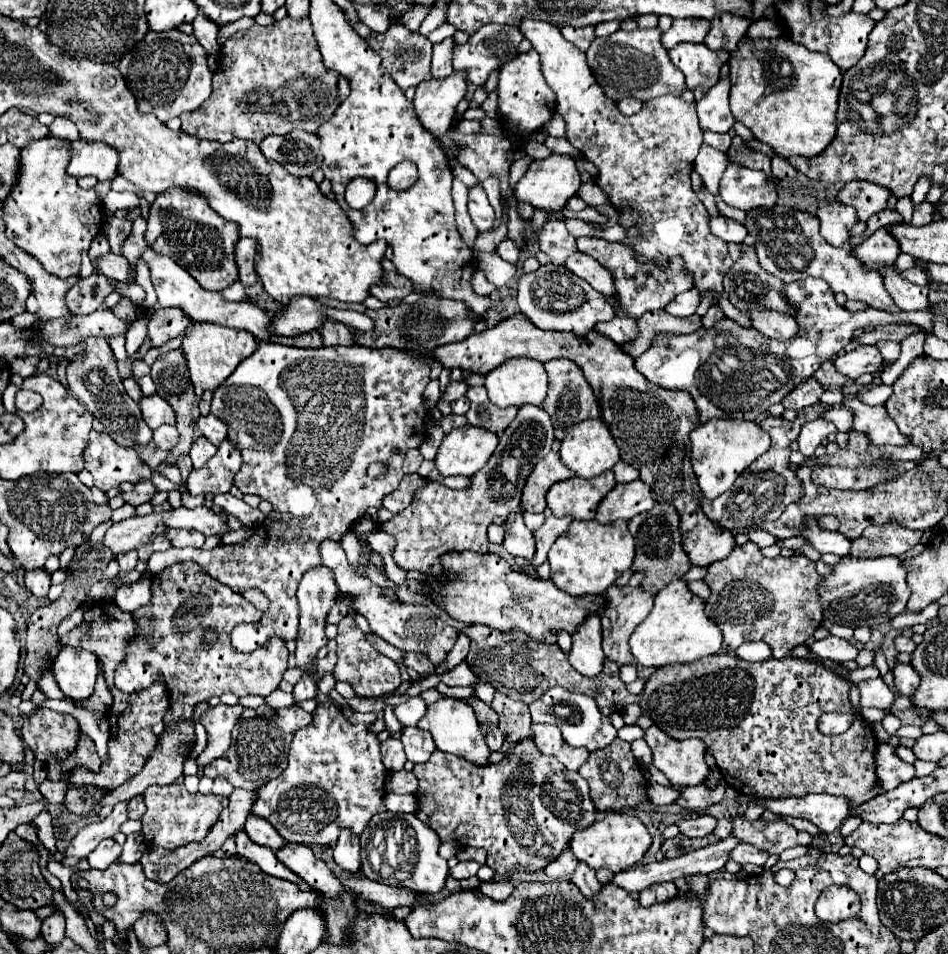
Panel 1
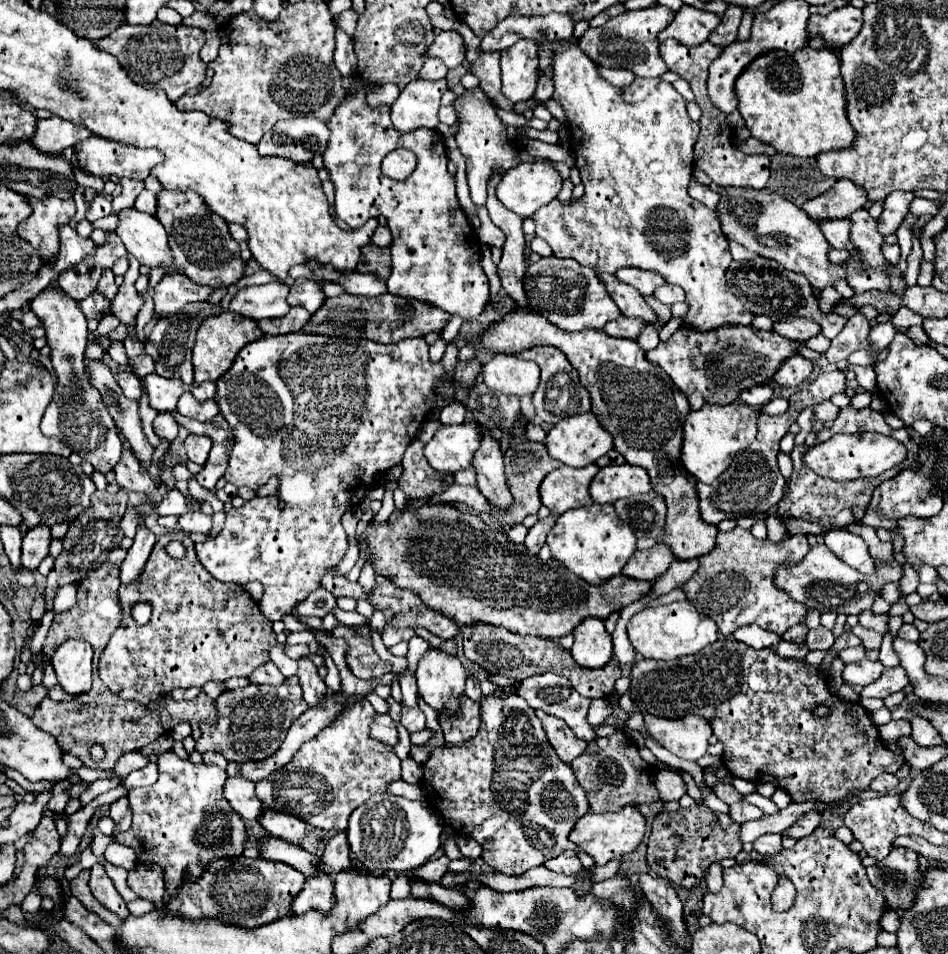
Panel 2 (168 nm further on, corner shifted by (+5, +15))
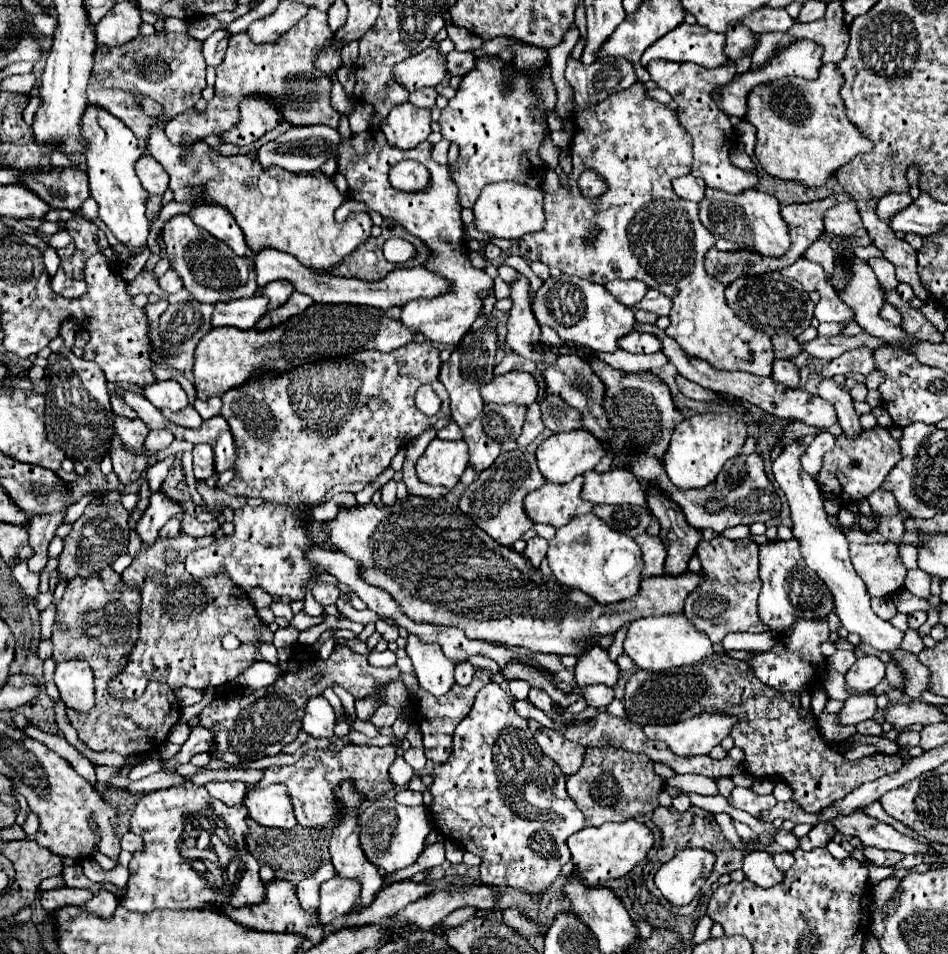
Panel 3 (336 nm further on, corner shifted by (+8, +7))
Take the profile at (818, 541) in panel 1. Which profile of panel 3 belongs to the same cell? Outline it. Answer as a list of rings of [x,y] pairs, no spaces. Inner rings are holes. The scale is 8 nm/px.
[[[851,544],[851,564],[865,582],[869,596],[889,598],[905,584],[907,568],[895,544]]]

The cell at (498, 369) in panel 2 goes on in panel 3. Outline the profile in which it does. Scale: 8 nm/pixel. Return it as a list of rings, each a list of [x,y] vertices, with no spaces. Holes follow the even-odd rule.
[[[509,372],[481,386],[481,398],[493,404],[523,404],[537,402],[537,380],[525,372]]]

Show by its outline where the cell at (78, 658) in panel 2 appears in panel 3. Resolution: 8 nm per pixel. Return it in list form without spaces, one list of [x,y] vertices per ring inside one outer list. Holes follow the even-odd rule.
[[[69,660],[57,664],[55,684],[67,708],[89,712],[95,704],[93,672],[85,660]]]

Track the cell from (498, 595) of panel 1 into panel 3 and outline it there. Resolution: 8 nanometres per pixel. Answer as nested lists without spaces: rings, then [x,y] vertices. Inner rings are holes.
[[[407,496],[395,504],[367,504],[341,508],[333,520],[325,522],[325,532],[329,536],[329,546],[341,550],[349,558],[359,562],[359,574],[367,584],[383,588],[399,604],[401,612],[413,622],[433,624],[433,626],[455,626],[465,630],[471,640],[485,640],[503,646],[521,646],[531,652],[553,652],[553,654],[573,654],[581,656],[585,650],[601,636],[615,634],[621,626],[631,624],[637,618],[679,614],[683,612],[685,598],[701,584],[703,574],[685,572],[681,576],[655,576],[641,582],[637,596],[623,600],[619,604],[601,606],[581,590],[569,590],[557,580],[545,578],[541,570],[531,568],[529,560],[517,554],[513,548],[505,548],[491,540],[477,524],[467,522],[465,514],[457,504],[447,498],[423,500],[421,496]]]

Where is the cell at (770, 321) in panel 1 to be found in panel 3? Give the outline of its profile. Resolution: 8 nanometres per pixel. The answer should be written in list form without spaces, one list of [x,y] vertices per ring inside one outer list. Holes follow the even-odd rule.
[[[861,332],[861,334],[857,334],[857,336],[831,336],[831,338],[817,336],[815,340],[807,342],[807,344],[803,346],[803,350],[805,350],[807,354],[815,356],[815,358],[823,358],[825,362],[829,362],[829,360],[841,356],[843,352],[853,350],[853,348],[861,348],[861,346],[871,348],[871,350],[875,352],[877,348],[885,348],[885,346],[889,346],[889,344],[887,344],[887,340],[875,338],[875,336],[867,334],[867,332]]]

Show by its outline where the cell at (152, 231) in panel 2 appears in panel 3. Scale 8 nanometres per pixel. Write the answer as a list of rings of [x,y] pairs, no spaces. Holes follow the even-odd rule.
[[[87,104],[81,116],[81,142],[85,144],[83,156],[87,162],[91,198],[99,204],[101,220],[129,250],[143,246],[149,236],[149,220],[145,216],[149,194],[141,188],[141,182],[135,176],[135,162],[143,154],[135,134],[111,112]]]

